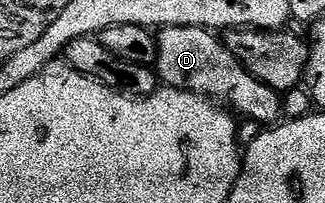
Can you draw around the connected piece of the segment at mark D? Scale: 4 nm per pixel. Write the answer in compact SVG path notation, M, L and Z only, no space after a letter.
M168 25L157 34L157 39L156 72L163 86L186 89L201 97L209 97L211 101L221 103L233 111L239 118L259 121L262 127L277 122L283 116L283 98L280 93L254 78L237 61L217 32L191 25Z

